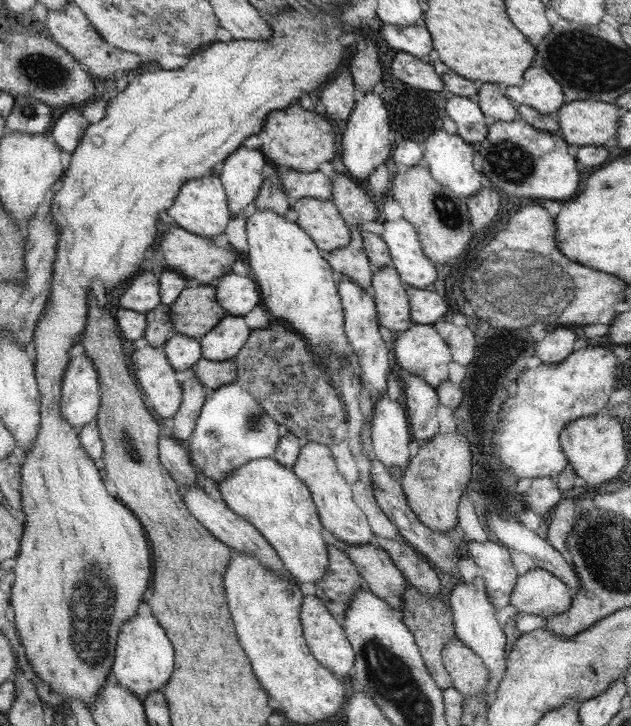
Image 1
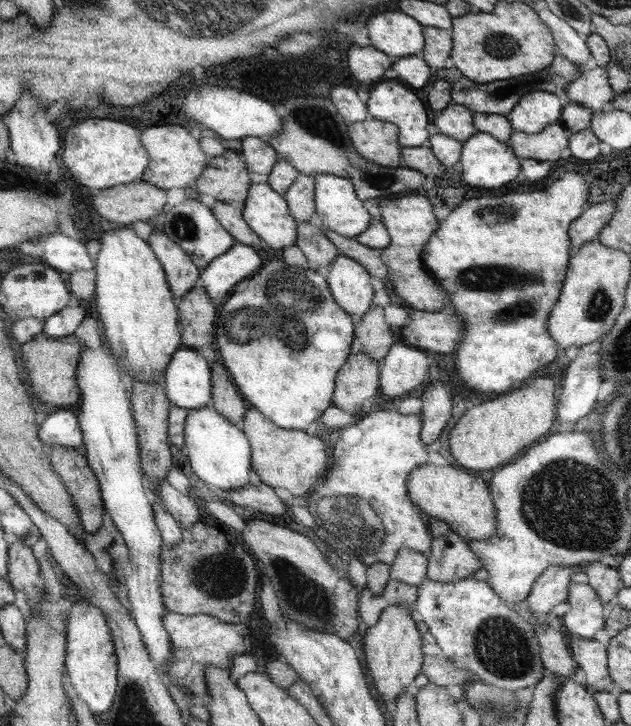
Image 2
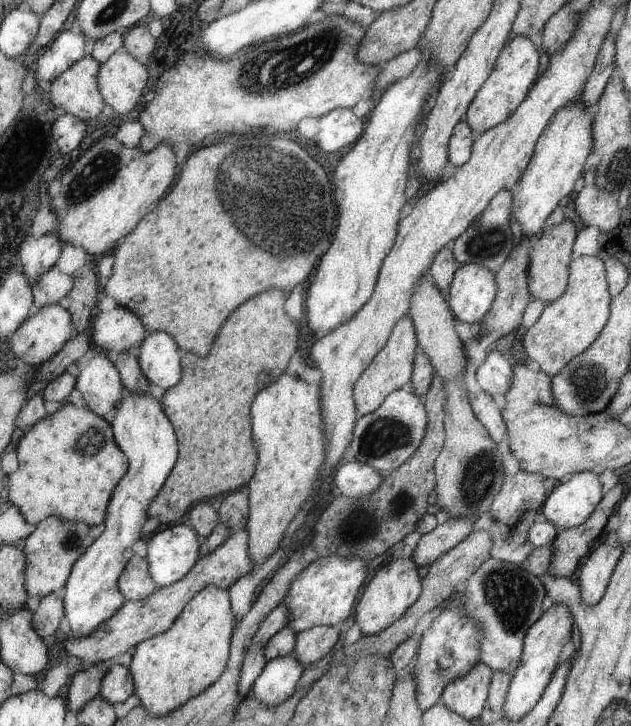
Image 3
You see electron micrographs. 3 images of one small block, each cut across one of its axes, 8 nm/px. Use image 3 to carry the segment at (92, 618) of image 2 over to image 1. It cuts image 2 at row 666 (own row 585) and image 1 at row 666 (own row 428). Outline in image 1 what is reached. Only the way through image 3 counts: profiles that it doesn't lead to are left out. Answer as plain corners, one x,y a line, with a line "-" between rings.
137,615
120,627
116,659
112,668
112,677
118,685
130,690
130,693
134,693
145,702
146,696
161,691
169,683
172,672
174,672
174,650
164,628
160,628
156,618
152,618
152,615
148,617

